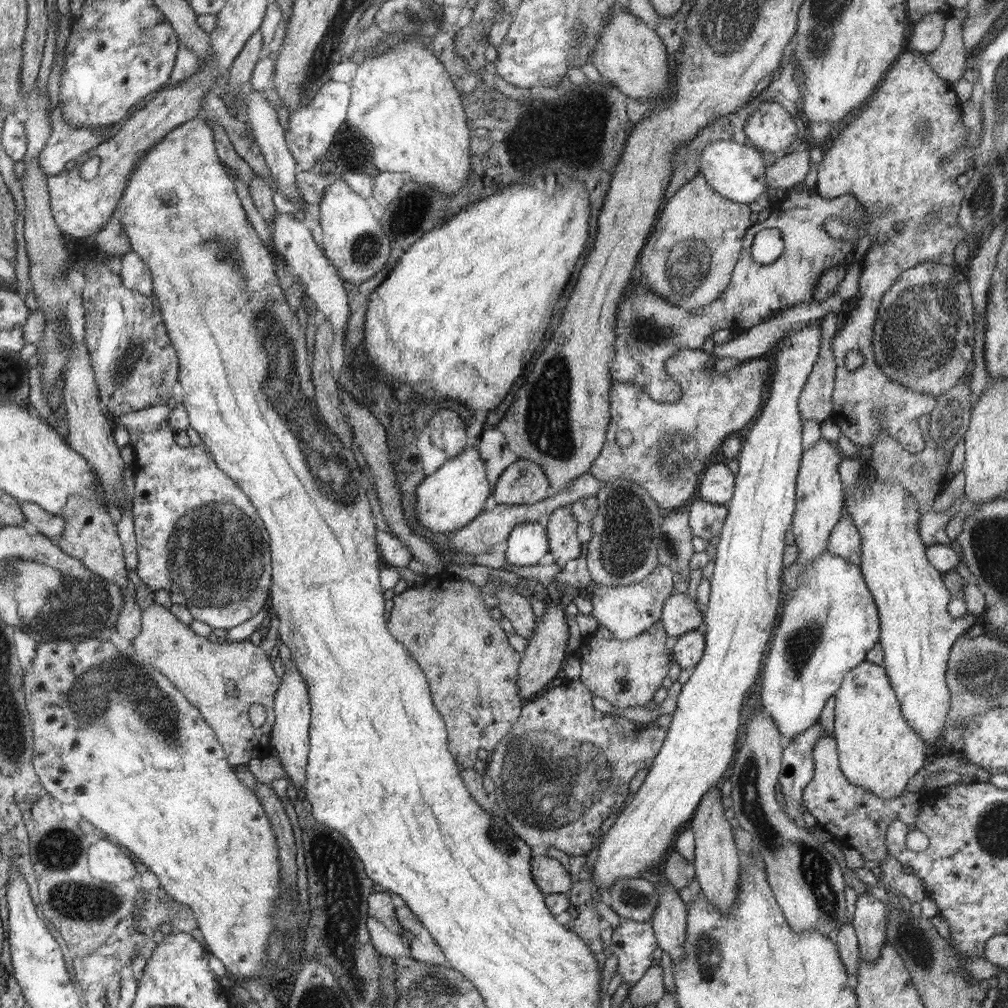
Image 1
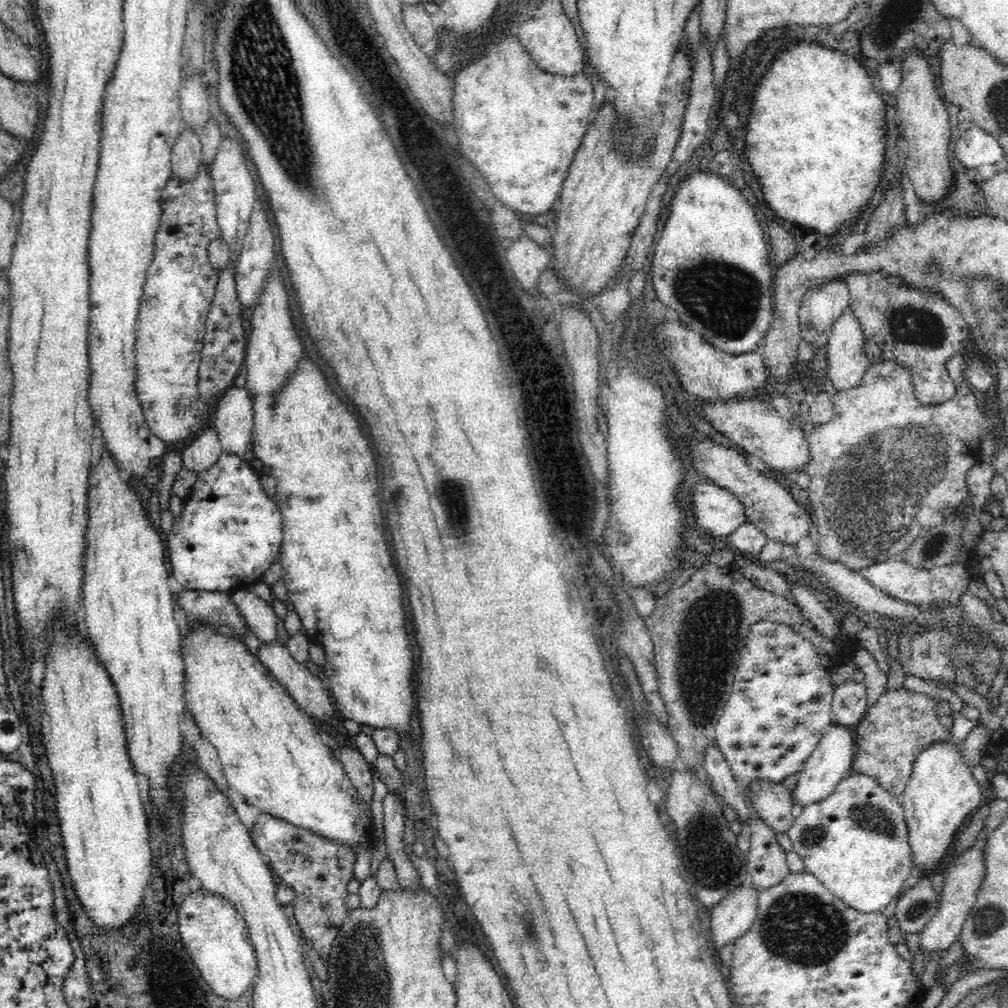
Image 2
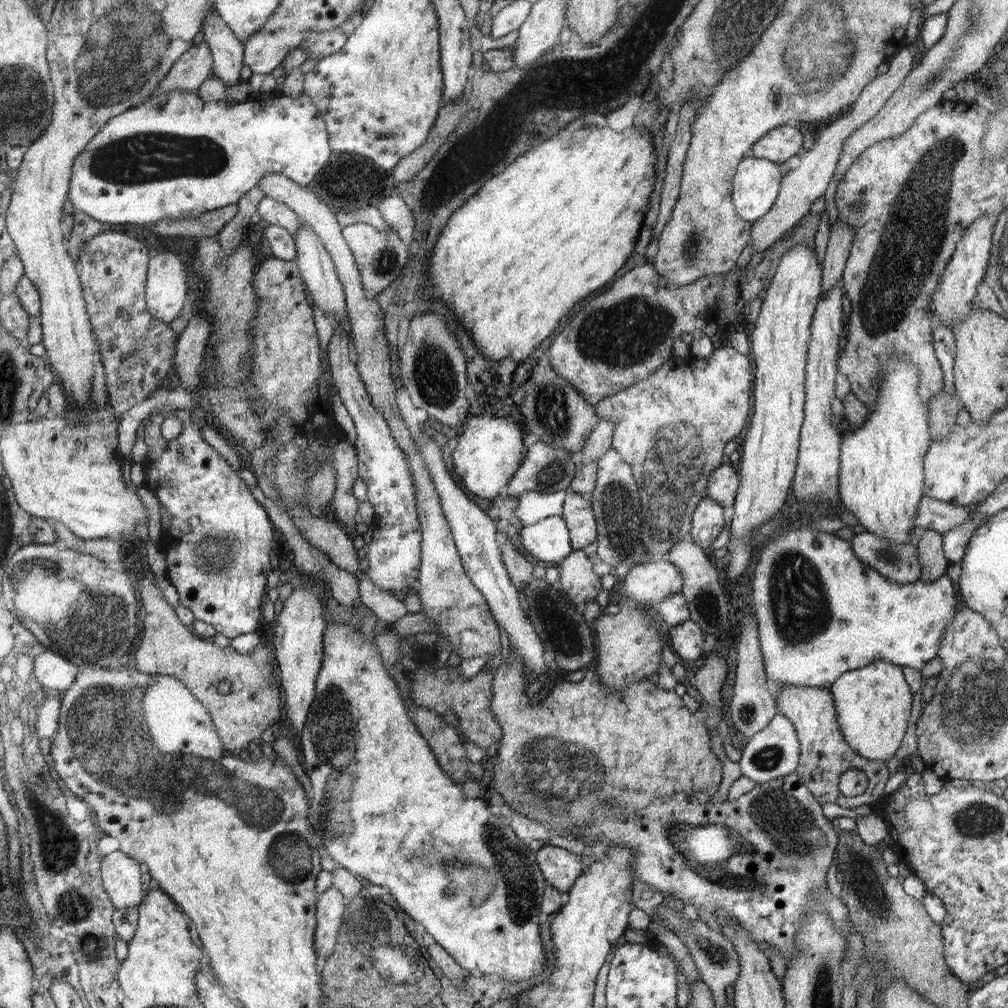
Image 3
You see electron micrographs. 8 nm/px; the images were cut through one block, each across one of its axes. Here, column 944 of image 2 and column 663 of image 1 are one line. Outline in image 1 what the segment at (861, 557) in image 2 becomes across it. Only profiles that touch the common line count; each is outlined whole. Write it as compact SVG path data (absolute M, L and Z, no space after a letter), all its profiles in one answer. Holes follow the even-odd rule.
M682 349L673 354L665 362L665 370L671 378L681 386L681 397L676 402L658 402L642 387L628 382L616 382L614 390L610 389L610 406L614 406L614 422L610 421L610 446L601 450L594 462L594 470L590 474L601 483L615 478L625 478L639 484L662 508L674 511L684 506L699 486L698 478L704 470L704 462L708 456L722 446L724 439L732 437L732 432L742 430L760 410L764 390L770 380L770 362L765 359L749 359L740 365L724 372L718 372L713 366L713 355L702 349ZM625 430L632 433L633 441L628 447L620 447L616 443L615 434Z

